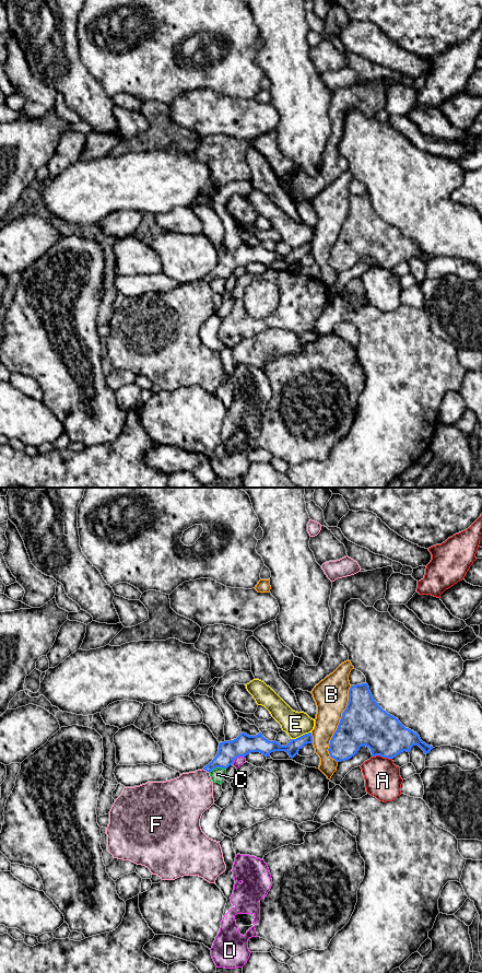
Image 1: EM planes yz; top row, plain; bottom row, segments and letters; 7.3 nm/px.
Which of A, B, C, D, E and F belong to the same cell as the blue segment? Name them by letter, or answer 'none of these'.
none of these

